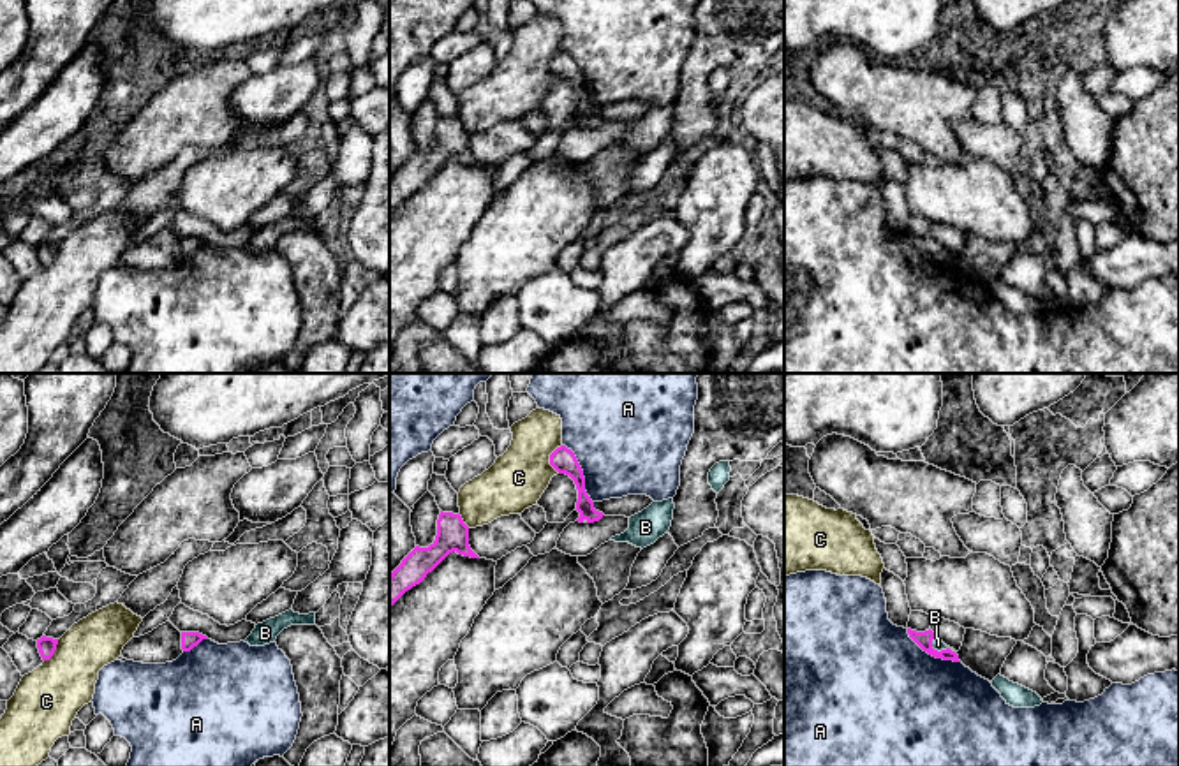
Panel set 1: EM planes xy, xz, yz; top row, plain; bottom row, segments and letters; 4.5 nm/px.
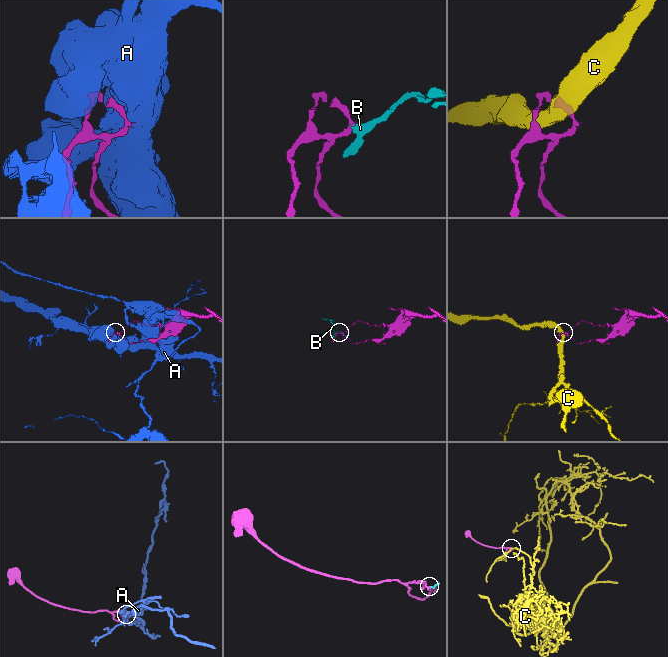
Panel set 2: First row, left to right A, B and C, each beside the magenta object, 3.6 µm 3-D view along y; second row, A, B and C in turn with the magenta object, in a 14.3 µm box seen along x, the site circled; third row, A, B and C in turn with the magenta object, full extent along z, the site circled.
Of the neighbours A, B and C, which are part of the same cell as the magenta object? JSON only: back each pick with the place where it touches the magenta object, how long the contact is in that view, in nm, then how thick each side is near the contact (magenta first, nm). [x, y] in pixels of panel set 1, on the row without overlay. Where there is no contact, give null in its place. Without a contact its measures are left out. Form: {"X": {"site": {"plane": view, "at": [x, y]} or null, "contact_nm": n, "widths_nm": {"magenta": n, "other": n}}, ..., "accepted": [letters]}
{"B": {"site": {"plane": "yz", "at": [941, 256]}, "contact_nm": 140, "widths_nm": {"magenta": 80, "other": 50}}, "accepted": ["B"]}

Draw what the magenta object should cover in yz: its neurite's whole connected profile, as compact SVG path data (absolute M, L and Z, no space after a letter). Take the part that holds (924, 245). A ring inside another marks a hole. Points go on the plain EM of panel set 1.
M908 234L908 239L929 261L943 266L960 268L957 257L946 252L931 234L925 238Z

